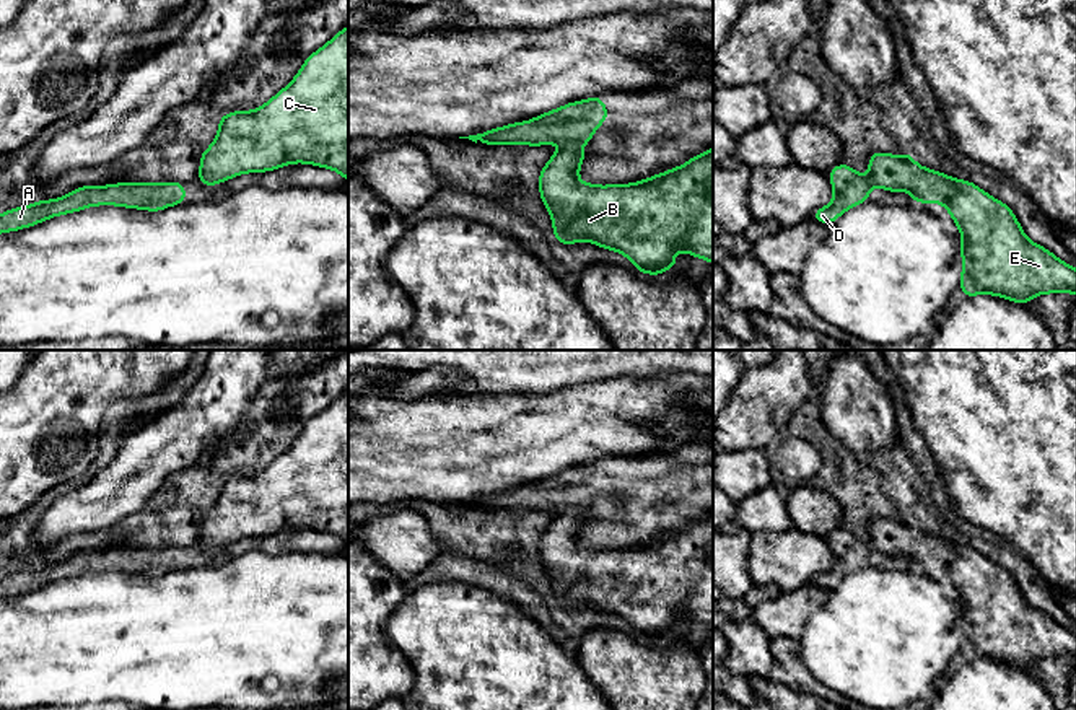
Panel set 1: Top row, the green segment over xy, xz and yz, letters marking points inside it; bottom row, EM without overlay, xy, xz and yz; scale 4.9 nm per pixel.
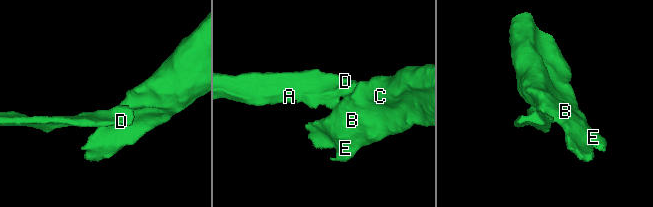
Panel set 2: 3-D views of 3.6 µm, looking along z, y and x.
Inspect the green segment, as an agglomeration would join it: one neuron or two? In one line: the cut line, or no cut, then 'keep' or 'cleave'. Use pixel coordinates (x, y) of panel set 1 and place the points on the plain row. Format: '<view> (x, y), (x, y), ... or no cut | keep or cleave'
xz (581, 507), (565, 508) | cleave

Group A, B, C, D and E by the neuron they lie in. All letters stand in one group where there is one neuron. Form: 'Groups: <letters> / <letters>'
Groups: A D / B C E

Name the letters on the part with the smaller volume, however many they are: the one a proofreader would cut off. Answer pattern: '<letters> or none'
A, D

